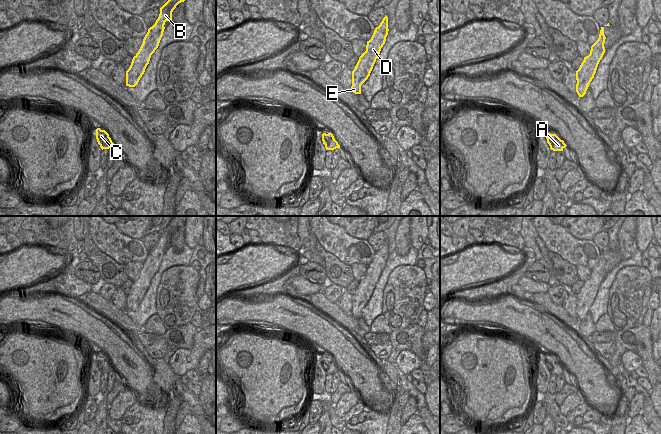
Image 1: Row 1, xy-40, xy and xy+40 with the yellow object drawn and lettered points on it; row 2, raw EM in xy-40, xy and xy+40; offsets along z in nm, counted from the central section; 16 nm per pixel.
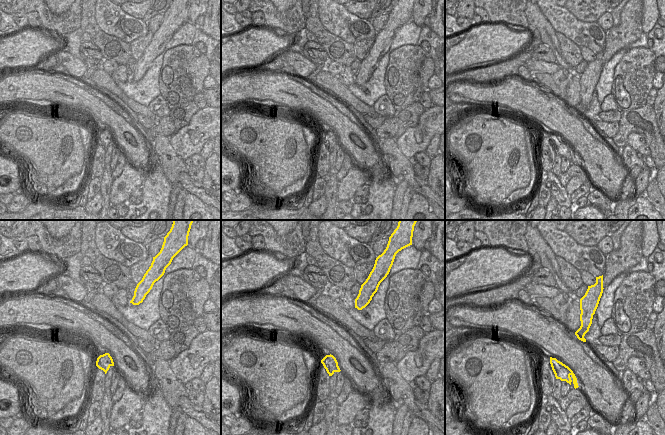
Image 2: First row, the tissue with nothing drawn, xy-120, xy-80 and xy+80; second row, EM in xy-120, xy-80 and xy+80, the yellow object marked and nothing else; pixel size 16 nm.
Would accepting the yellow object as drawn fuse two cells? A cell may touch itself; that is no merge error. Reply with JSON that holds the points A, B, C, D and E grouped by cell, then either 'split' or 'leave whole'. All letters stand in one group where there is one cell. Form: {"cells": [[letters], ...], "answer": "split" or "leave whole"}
{"cells": [["A", "B", "C", "D", "E"]], "answer": "leave whole"}

